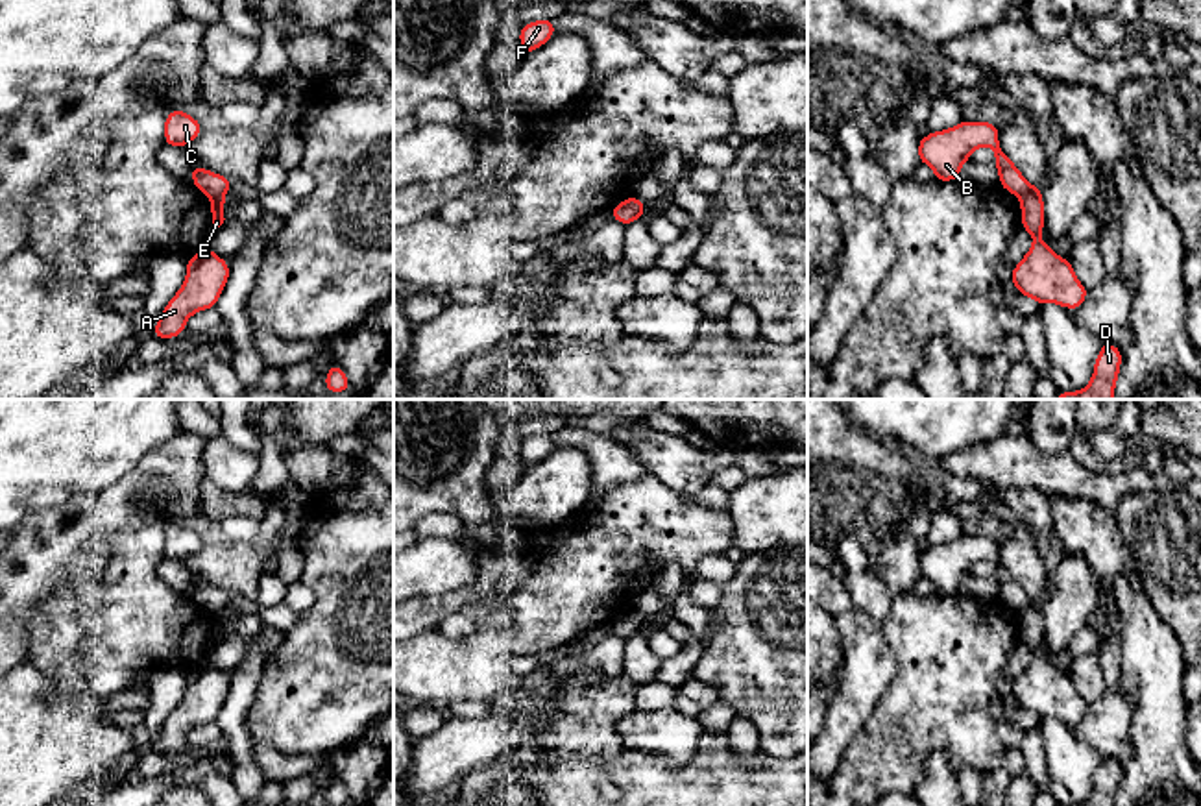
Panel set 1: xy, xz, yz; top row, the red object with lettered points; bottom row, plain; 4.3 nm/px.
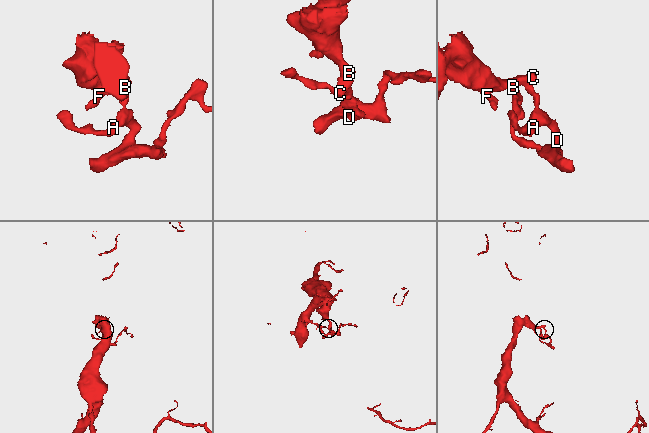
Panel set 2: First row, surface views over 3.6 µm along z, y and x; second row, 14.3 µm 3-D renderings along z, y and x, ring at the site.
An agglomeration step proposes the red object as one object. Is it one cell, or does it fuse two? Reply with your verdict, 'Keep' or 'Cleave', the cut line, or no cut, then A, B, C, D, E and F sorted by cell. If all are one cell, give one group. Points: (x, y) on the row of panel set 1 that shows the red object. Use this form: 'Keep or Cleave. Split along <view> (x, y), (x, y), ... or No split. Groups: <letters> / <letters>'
Cleave. Split along yz (1035, 187), (1020, 198). Groups: A D E / B C F

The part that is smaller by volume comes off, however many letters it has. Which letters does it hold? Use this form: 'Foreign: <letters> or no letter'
Foreign: A, D, E

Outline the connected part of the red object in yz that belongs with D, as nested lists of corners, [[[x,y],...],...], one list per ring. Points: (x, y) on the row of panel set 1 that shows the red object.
[[[1103,342],[1094,360],[1090,383],[1077,392],[1059,392],[1055,399],[1114,399],[1114,388],[1120,375],[1122,351],[1118,346]]]

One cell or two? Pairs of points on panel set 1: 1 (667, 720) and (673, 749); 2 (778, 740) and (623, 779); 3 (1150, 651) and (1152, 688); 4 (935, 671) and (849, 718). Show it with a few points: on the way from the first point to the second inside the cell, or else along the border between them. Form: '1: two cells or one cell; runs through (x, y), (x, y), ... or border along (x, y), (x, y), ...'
1: one cell; runs through (667, 727), (673, 742)
2: two cells; border along (762, 749), (788, 757)
3: one cell; runs through (1152, 660), (1152, 679)
4: two cells; border along (898, 662), (893, 683), (854, 738)

